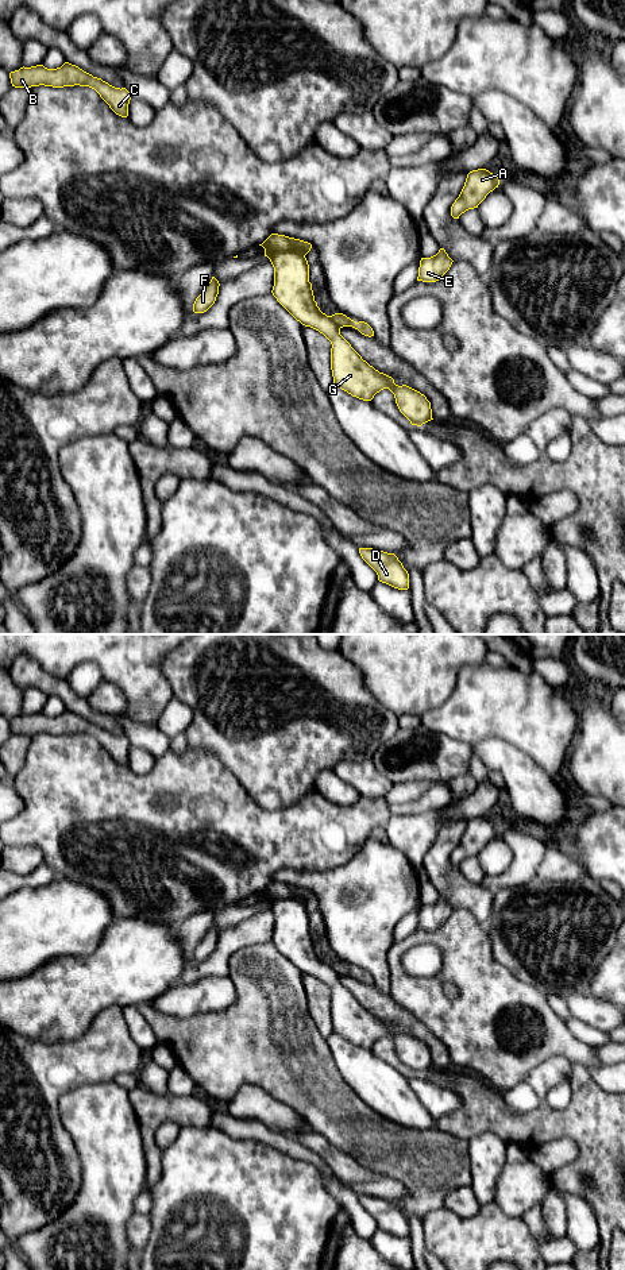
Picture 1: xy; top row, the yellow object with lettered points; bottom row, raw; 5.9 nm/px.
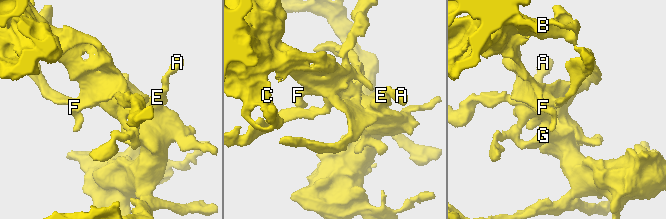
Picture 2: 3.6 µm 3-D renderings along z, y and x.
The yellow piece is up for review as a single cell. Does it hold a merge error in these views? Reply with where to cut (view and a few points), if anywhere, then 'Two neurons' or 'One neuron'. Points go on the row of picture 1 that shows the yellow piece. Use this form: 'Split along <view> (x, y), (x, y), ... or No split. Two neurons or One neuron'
Split along xy (304, 254), (277, 251), (269, 258). Two neurons

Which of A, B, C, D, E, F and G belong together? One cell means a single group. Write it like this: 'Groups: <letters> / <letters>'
Groups: A D E G / B C F

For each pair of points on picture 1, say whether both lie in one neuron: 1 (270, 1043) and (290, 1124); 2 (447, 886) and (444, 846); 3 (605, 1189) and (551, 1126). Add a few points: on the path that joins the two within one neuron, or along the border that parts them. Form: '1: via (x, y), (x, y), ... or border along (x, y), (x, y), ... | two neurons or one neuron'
1: border along (259, 1088), (289, 1106), (308, 1126) | two neurons
2: via (444, 876), (443, 856) | one neuron
3: via (604, 1169), (601, 1157), (571, 1127) | one neuron

